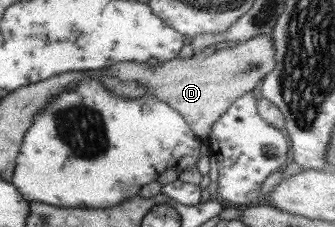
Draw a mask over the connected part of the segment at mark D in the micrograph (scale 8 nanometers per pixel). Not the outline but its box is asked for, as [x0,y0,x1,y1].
[98,36,275,137]

